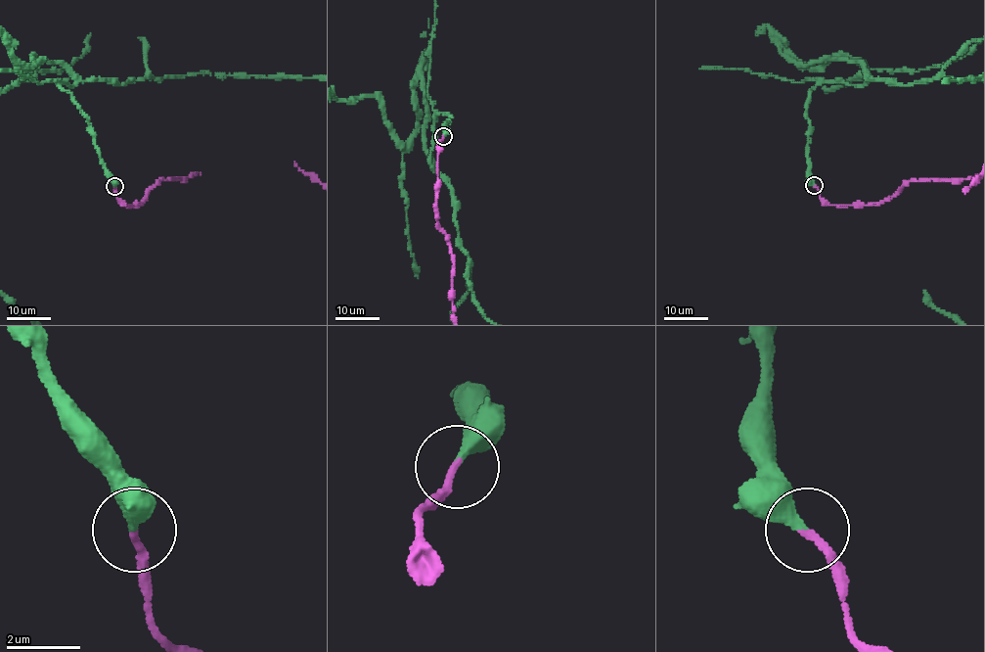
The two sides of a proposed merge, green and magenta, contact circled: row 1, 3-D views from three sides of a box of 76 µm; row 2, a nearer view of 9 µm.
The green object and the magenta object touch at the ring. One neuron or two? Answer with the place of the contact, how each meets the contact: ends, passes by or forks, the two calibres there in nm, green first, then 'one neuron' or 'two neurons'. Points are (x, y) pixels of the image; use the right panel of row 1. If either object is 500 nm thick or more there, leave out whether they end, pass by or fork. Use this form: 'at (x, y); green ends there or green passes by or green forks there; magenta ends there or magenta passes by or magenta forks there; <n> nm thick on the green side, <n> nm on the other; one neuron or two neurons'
at (814, 185); green ends there; magenta ends there; 320 nm thick on the green side, 200 nm on the other; one neuron

